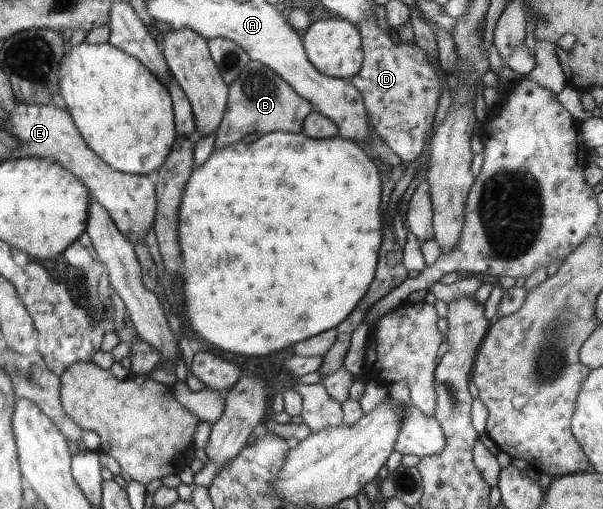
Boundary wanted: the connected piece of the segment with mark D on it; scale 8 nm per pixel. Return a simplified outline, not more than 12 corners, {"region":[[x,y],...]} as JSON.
{"region":[[357,23],[348,79],[376,133],[408,163],[435,120],[440,75],[418,43]]}

